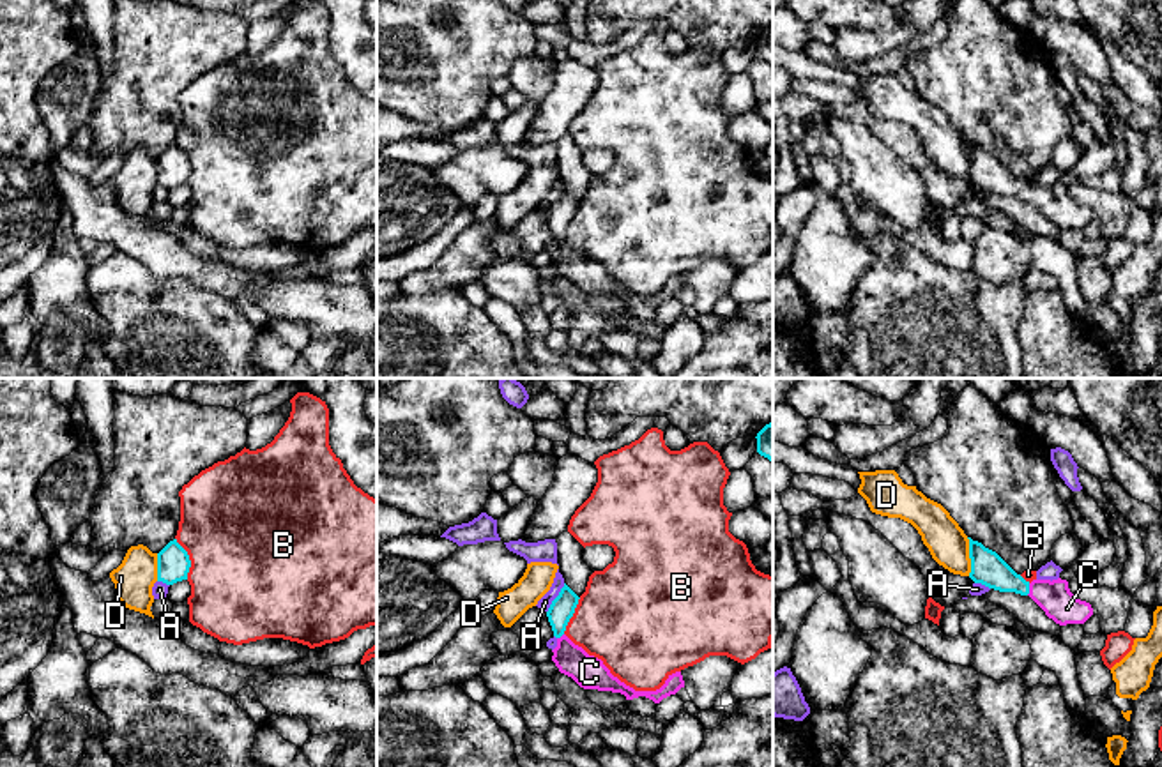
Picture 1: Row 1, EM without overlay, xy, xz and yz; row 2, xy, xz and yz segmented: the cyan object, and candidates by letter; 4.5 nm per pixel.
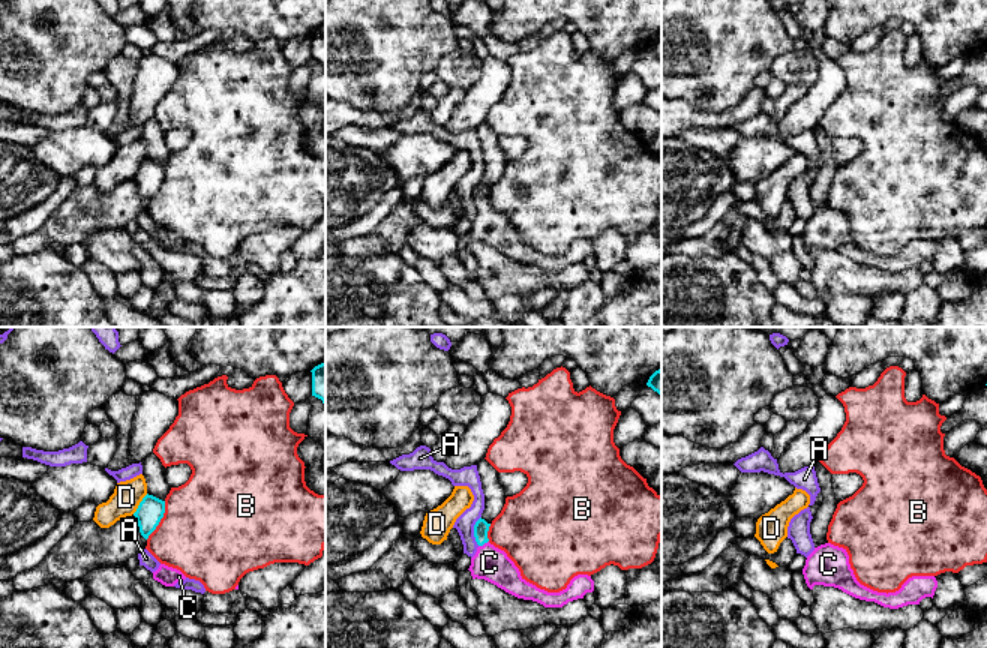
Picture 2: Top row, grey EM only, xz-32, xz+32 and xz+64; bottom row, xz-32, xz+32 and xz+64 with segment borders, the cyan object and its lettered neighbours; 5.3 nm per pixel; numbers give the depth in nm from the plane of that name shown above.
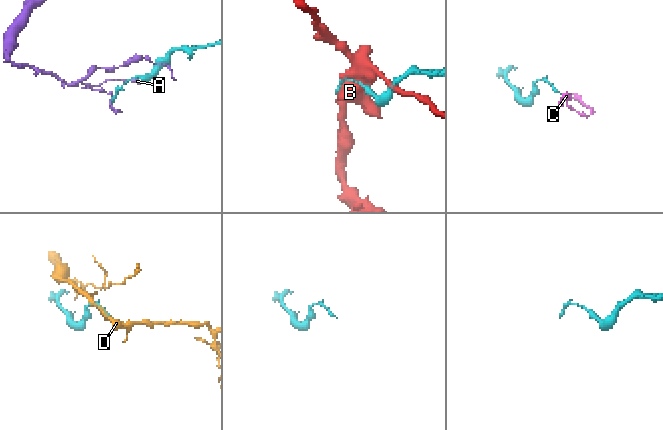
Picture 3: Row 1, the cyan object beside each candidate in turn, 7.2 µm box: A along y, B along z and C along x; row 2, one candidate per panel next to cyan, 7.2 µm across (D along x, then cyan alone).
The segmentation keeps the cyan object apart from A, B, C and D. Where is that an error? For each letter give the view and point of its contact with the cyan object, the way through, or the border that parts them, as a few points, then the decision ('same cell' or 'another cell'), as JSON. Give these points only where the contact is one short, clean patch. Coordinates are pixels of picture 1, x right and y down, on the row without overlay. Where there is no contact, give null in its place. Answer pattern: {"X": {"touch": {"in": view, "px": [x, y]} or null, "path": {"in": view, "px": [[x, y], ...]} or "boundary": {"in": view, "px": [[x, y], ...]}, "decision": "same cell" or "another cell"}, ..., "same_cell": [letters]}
{"A": {"touch": {"in": "xz", "px": [556, 202]}, "boundary": {"in": "xz", "px": [[565, 188], [547, 216]]}, "decision": "another cell"}, "B": {"touch": {"in": "xy", "px": [188, 163]}, "decision": "another cell"}, "C": {"touch": {"in": "yz", "px": [1028, 193]}, "path": {"in": "yz", "px": [[987, 172], [1028, 193], [1037, 193], [1054, 202]]}, "decision": "same cell"}, "D": {"touch": {"in": "yz", "px": [970, 161]}, "decision": "another cell"}, "same_cell": ["C"]}

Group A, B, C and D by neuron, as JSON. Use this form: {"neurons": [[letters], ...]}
{"neurons": [["A"], ["B"], ["C"], ["D"]]}

